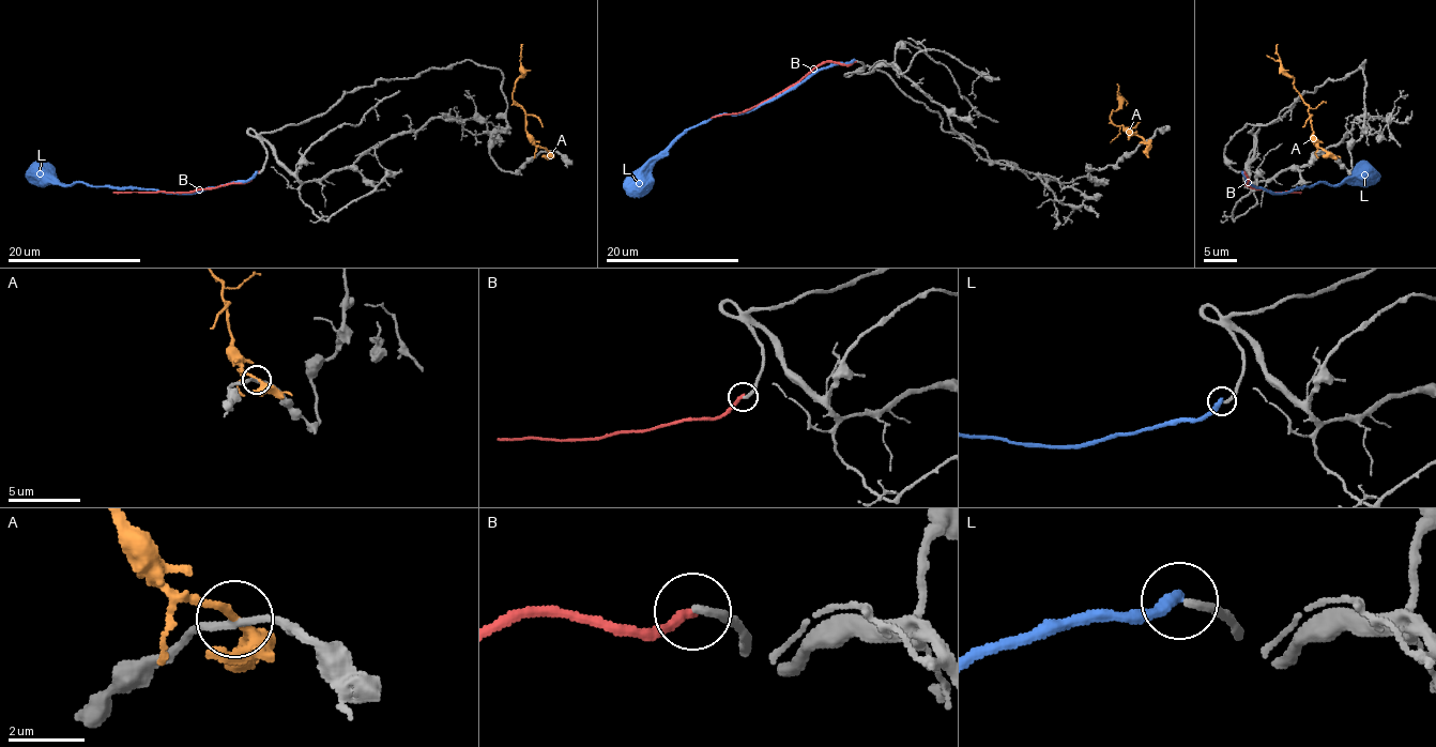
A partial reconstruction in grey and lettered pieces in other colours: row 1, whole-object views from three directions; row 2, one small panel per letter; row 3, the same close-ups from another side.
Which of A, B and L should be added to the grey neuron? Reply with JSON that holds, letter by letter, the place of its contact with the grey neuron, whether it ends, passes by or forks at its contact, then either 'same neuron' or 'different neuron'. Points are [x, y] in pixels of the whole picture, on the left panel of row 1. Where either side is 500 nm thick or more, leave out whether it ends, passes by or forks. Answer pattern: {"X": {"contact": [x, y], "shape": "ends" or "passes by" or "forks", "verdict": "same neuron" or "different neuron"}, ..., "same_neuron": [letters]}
{"A": {"contact": [547, 150], "shape": "passes by", "verdict": "different neuron"}, "B": {"contact": [257, 172], "shape": "ends", "verdict": "same neuron"}, "L": {"contact": [257, 172], "shape": "ends", "verdict": "different neuron"}, "same_neuron": ["B"]}

